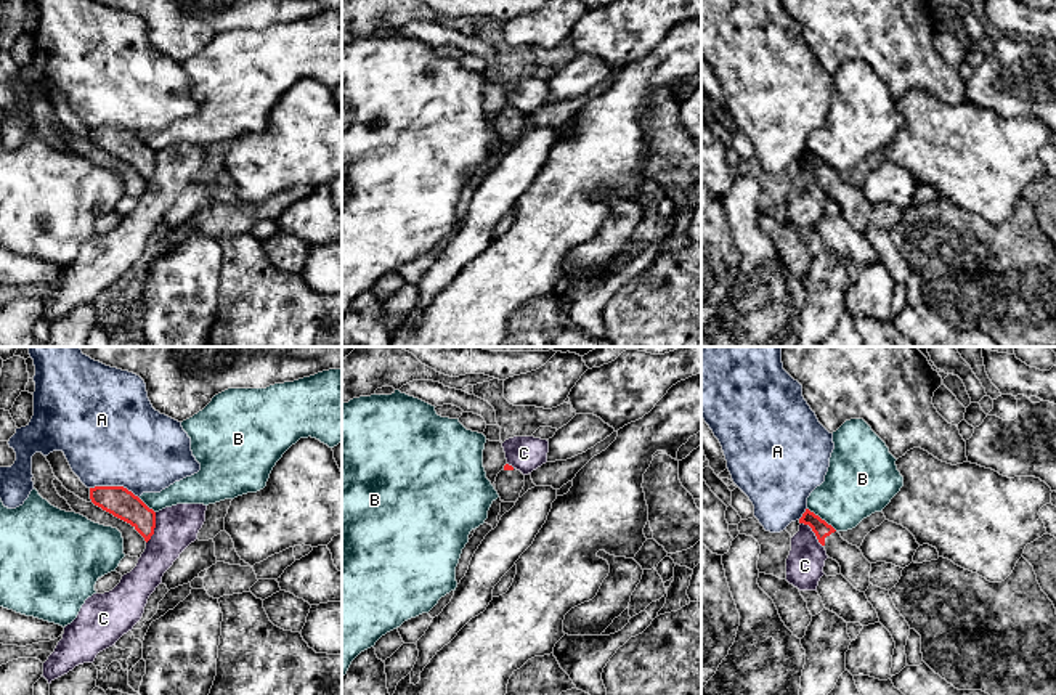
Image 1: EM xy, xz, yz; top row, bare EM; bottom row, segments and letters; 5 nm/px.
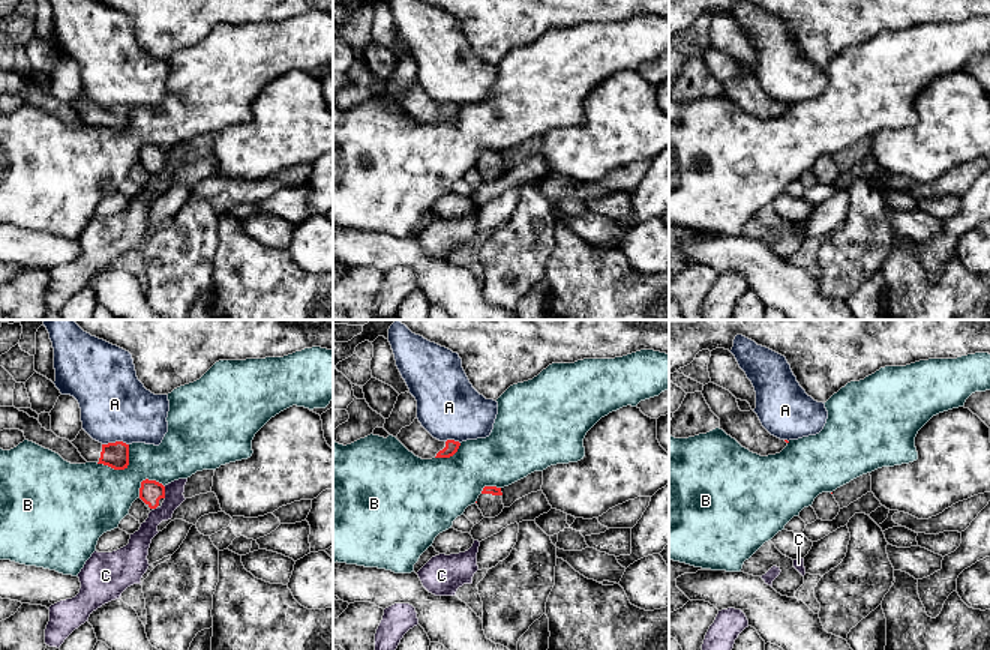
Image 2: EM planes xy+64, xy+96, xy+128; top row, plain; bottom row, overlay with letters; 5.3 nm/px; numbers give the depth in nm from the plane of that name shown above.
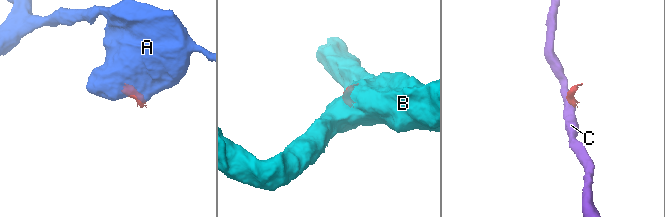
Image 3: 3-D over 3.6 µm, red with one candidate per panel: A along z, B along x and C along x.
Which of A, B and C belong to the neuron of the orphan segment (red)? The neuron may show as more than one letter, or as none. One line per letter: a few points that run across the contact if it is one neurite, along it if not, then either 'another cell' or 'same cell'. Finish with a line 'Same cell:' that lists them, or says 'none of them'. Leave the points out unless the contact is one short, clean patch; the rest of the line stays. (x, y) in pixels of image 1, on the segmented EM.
A: line xy (90, 487), (125, 487), (138, 498); another cell
B: another cell
C: line xy (156, 512), (154, 533), (146, 543); another cell
Same cell: none of them

